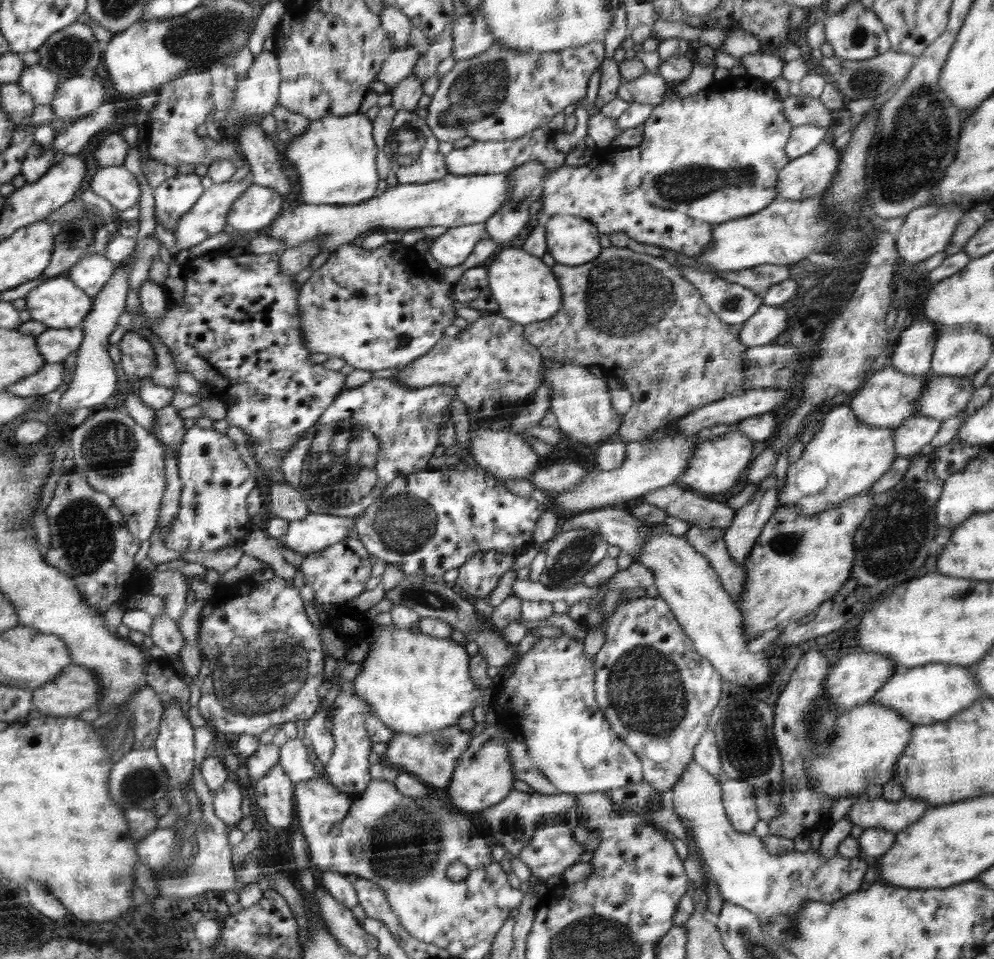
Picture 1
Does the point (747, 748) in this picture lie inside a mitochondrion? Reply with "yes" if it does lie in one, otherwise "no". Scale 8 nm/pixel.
yes

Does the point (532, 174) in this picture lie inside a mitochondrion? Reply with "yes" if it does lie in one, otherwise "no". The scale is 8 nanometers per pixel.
yes

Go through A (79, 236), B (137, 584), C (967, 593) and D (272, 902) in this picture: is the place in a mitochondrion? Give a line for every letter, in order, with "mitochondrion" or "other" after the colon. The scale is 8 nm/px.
A: mitochondrion
B: other
C: mitochondrion
D: other

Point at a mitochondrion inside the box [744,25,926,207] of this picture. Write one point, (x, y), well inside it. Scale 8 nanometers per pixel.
(863, 80)

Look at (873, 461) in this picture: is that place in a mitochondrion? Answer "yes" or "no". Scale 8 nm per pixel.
no

